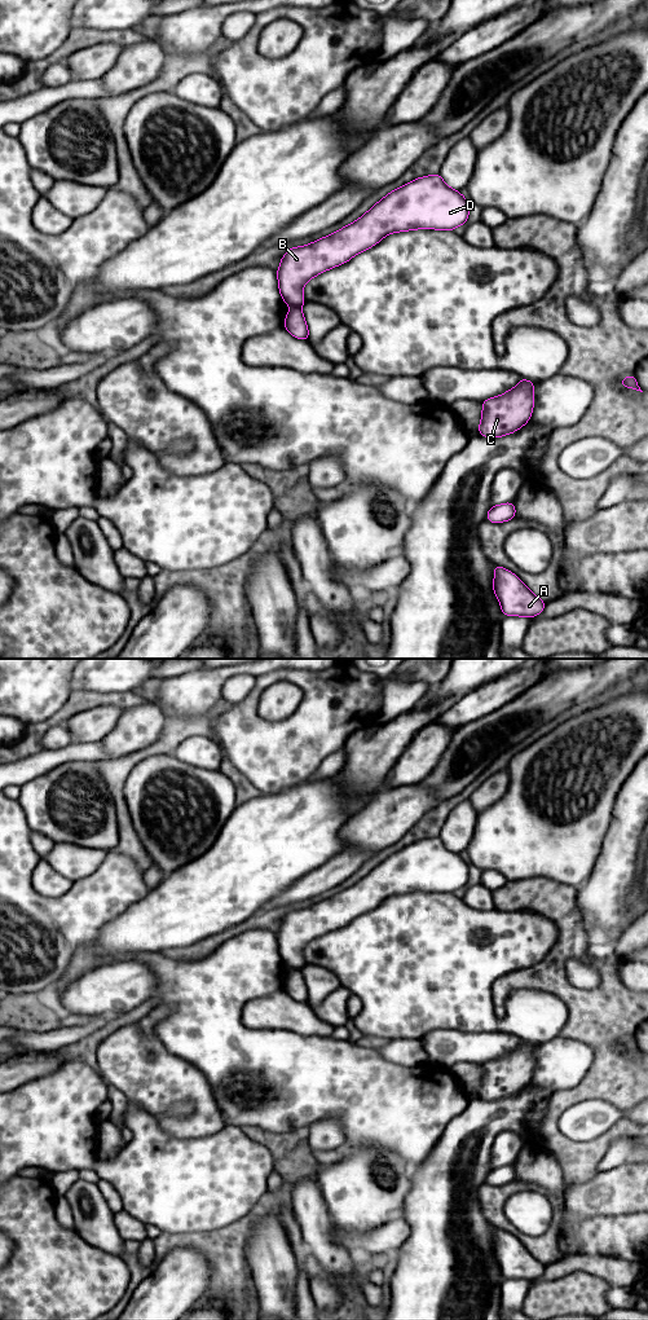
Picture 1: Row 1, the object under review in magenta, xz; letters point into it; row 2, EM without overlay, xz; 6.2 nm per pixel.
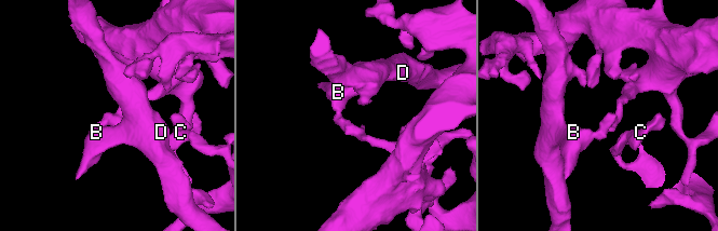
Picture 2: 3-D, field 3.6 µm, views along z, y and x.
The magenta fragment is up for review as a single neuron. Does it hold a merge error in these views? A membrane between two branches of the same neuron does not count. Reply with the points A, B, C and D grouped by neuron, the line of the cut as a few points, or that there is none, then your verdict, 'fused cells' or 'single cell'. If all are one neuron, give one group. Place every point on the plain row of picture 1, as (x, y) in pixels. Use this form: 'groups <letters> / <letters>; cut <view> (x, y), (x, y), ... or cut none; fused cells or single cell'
groups A C / B D; cut xz (299, 968), (292, 971); fused cells

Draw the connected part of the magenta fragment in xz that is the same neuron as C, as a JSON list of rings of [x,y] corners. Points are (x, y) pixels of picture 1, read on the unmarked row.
[[[521,1040],[519,1047],[506,1056],[482,1064],[479,1097],[501,1100],[526,1087],[534,1069],[534,1047],[534,1044]]]

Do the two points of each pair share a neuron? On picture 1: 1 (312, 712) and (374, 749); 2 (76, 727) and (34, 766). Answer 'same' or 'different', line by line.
1: different
2: different

